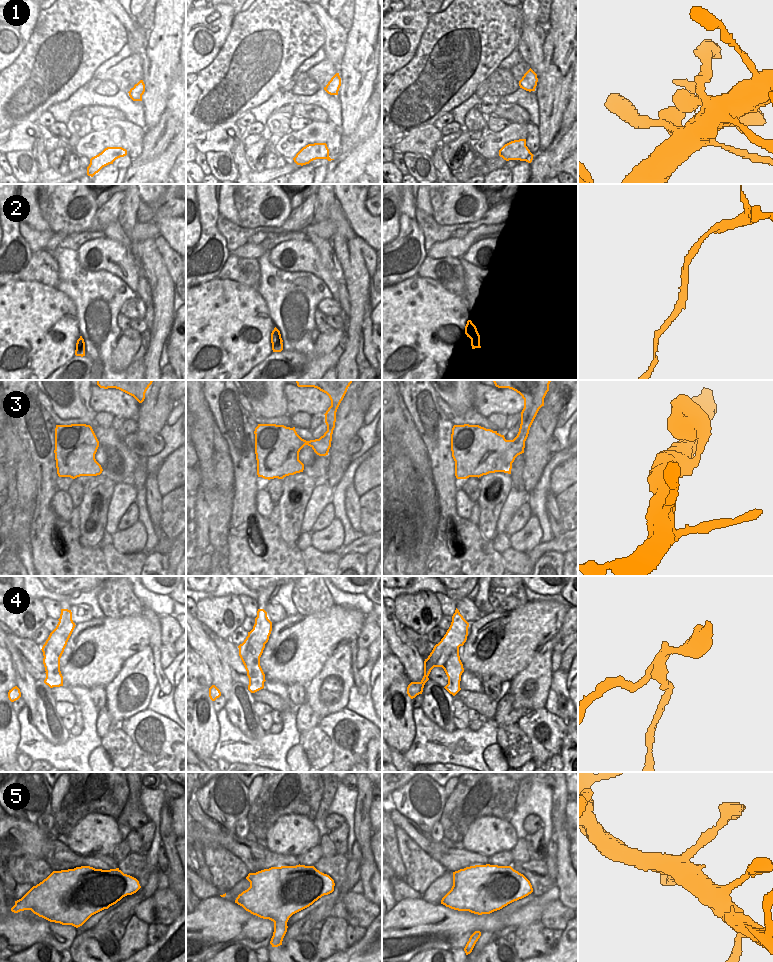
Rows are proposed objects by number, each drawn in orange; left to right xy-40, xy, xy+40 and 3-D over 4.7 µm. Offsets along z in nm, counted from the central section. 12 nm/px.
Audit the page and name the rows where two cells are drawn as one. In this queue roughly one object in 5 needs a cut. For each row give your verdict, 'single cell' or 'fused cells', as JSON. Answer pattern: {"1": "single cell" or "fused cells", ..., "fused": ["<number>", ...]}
{"1": "single cell", "2": "single cell", "3": "single cell", "4": "fused cells", "5": "single cell", "fused": ["4"]}

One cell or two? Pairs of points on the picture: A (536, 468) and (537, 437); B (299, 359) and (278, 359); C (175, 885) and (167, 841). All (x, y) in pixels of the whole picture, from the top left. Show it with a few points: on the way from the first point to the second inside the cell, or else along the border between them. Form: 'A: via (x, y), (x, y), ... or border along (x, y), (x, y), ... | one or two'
A: via (536, 460), (536, 445) | one
B: via (294, 359), (286, 357), (283, 359) | one
C: via (175, 874), (175, 863), (171, 852) | one

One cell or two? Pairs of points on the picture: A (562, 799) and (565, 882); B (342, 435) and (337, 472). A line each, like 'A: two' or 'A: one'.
A: one
B: one

